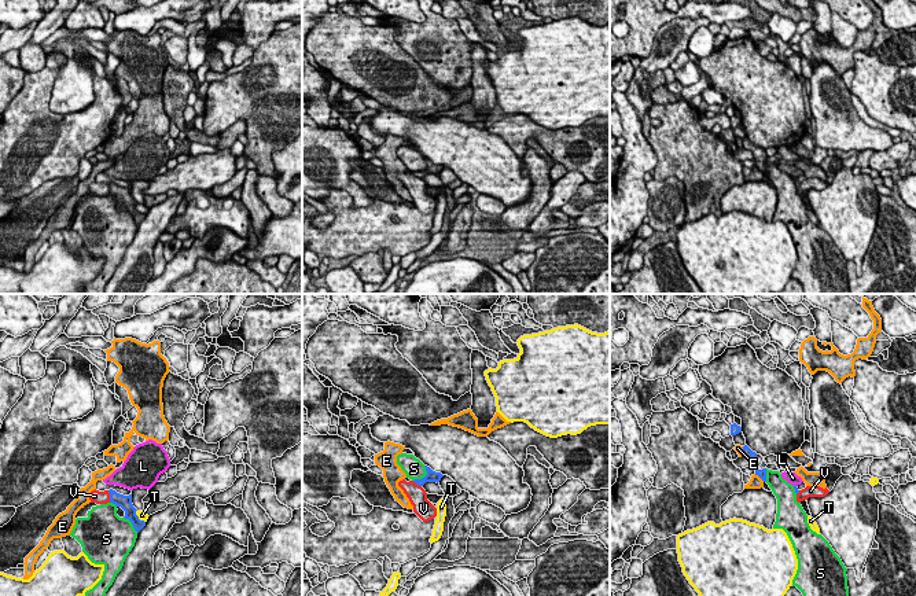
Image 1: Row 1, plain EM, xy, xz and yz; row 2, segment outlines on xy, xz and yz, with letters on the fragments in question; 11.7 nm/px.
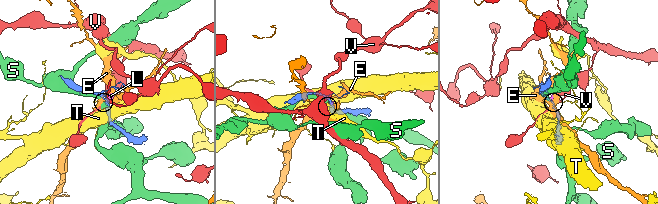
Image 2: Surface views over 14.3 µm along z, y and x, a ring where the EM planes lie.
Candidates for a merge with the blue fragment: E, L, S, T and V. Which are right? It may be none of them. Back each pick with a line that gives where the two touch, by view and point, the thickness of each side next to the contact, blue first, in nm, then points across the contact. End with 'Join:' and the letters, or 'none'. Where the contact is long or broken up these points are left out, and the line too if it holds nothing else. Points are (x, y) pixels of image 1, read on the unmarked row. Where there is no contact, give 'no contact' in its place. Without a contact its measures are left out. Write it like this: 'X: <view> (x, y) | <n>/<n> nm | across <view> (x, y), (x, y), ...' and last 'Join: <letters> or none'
Join: none

